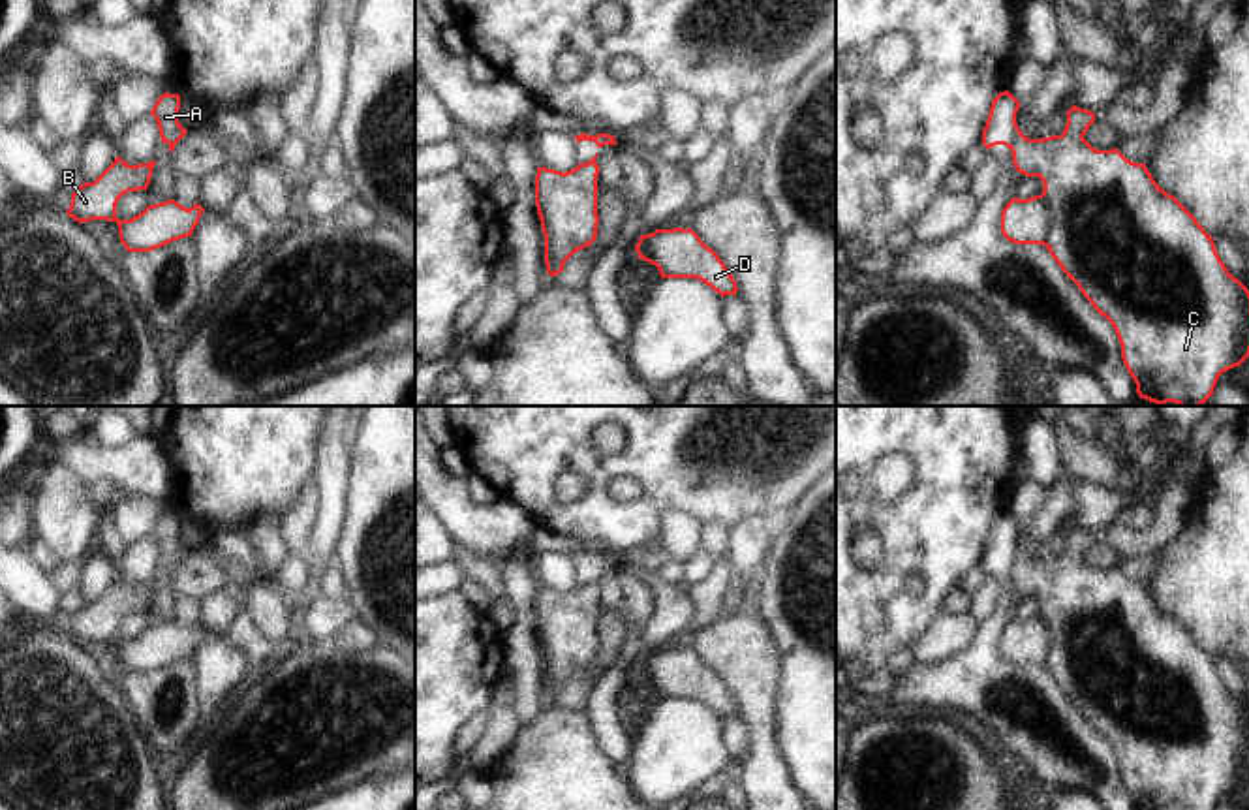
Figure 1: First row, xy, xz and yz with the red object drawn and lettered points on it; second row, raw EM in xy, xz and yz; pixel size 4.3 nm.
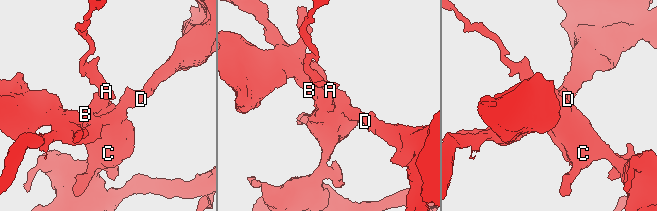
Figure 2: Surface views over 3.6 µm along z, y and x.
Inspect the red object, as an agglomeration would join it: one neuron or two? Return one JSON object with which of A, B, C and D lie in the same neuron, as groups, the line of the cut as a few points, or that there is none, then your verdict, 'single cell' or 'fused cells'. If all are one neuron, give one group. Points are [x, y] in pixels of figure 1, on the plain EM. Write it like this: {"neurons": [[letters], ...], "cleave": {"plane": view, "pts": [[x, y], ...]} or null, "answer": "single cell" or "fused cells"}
{"neurons": [["A"], ["B", "C", "D"]], "cleave": {"plane": "yz", "pts": [[1020, 551], [1009, 568]]}, "answer": "fused cells"}

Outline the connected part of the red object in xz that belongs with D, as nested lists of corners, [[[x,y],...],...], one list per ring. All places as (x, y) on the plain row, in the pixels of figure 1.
[[[689,648],[655,650],[640,656],[635,673],[657,688],[661,699],[697,699],[721,718],[736,716],[736,701],[719,677]]]

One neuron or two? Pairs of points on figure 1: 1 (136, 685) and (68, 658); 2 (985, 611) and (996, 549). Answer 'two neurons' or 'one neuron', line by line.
1: two neurons
2: two neurons

